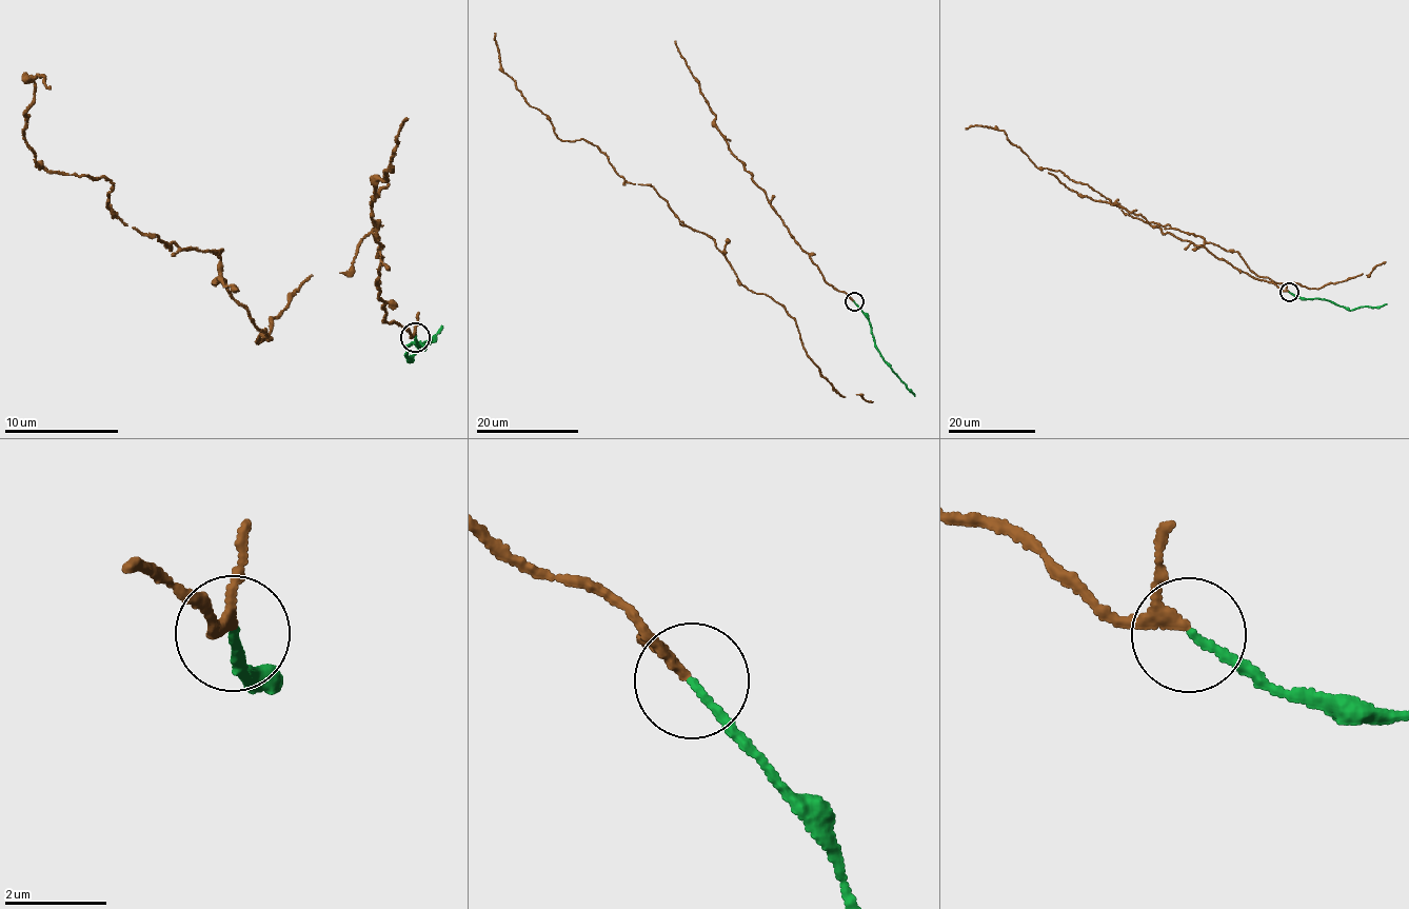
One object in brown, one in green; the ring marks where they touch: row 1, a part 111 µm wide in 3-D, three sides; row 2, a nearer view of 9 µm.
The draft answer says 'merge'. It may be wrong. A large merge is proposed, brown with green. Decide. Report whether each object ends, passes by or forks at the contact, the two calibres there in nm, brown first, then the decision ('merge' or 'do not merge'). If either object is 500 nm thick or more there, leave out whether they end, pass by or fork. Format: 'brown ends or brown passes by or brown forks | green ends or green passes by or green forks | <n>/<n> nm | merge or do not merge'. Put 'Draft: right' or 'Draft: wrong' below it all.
brown passes by | green ends | 170/140 nm | merge
Draft: right

